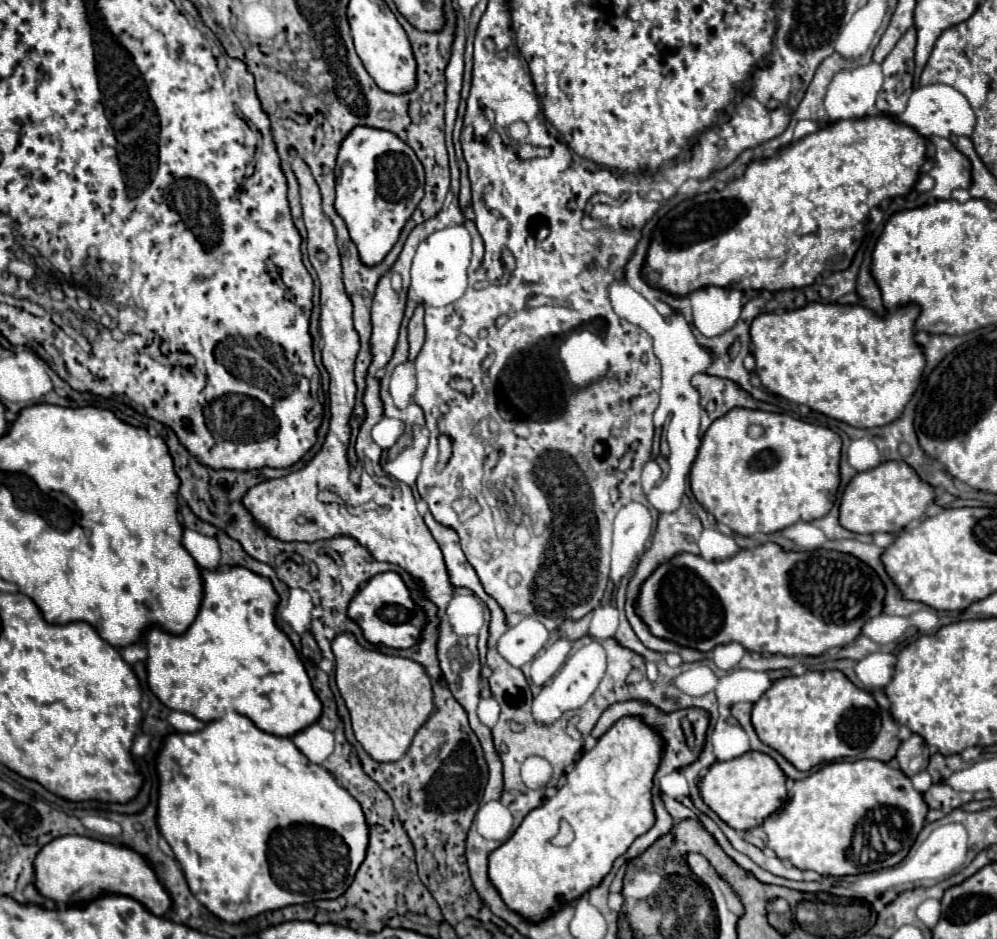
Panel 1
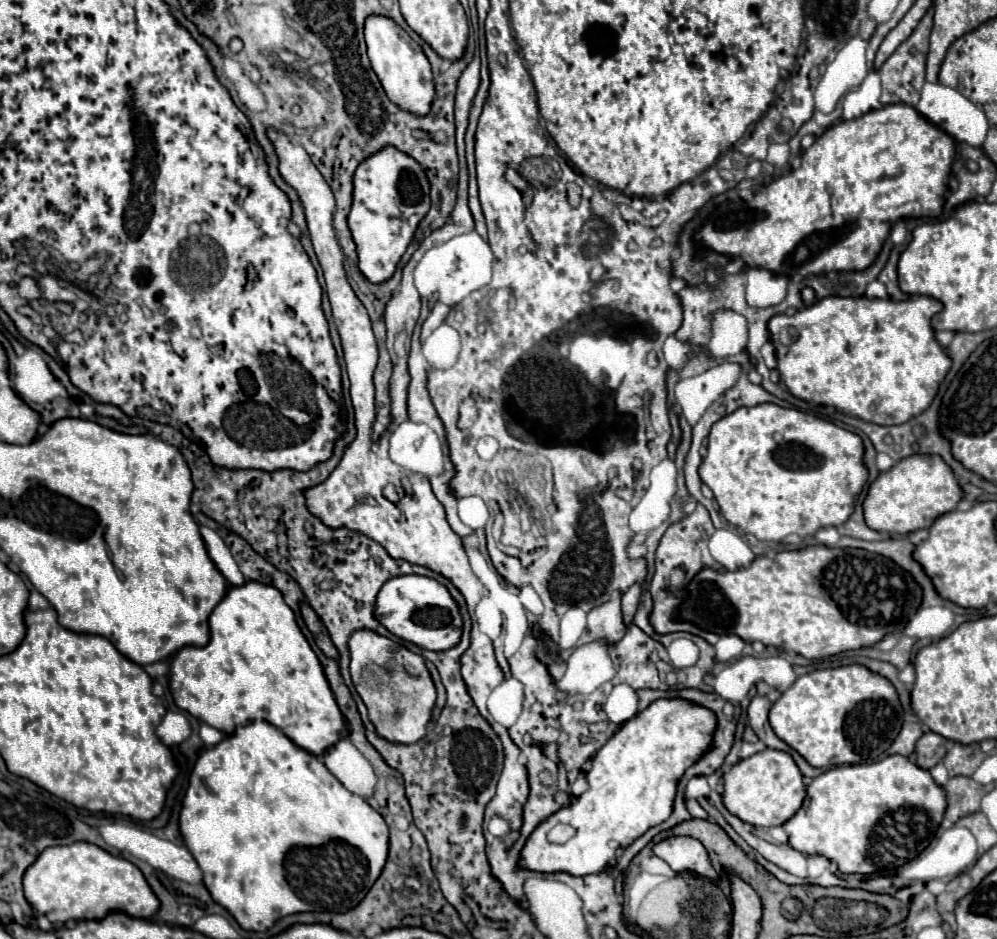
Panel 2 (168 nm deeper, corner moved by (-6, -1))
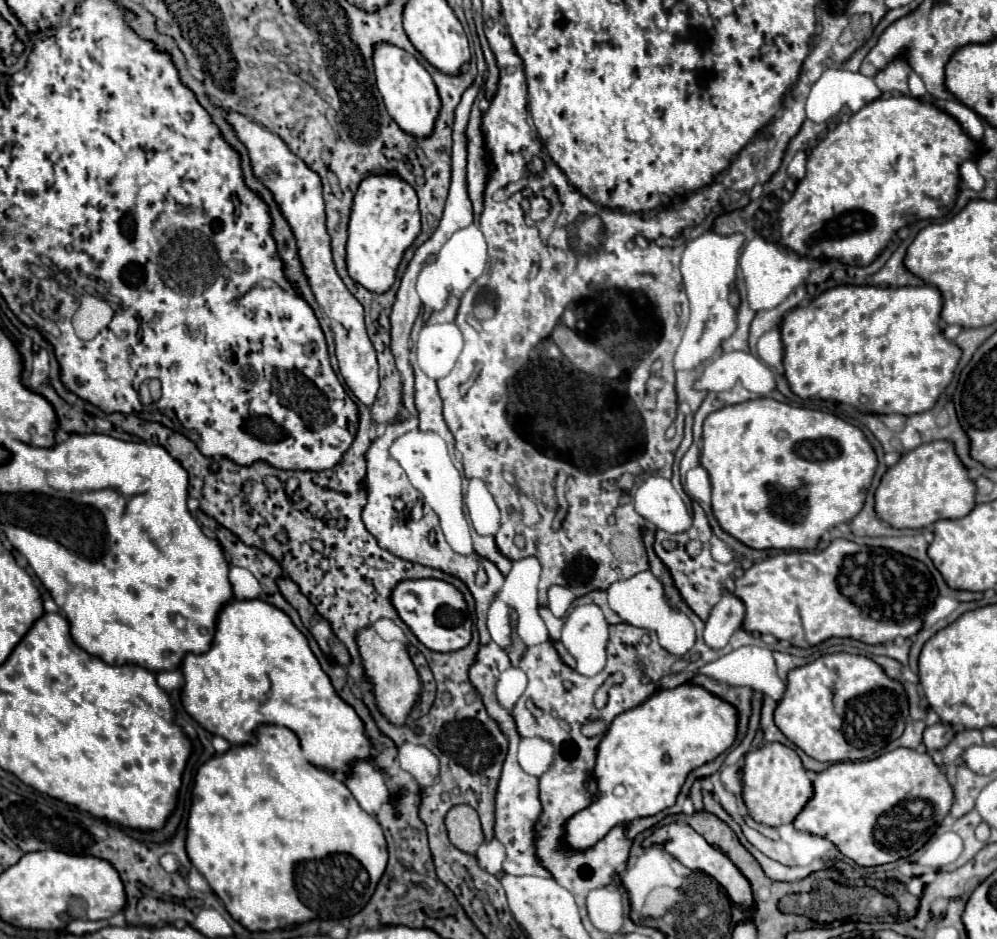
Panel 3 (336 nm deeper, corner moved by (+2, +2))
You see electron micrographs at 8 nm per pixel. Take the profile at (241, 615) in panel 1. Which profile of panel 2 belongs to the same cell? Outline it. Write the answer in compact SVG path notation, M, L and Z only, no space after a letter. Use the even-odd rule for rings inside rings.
M248 580L242 586L230 586L210 614L208 624L210 640L206 646L184 646L170 660L168 680L178 708L214 726L222 734L232 734L244 720L266 720L276 728L282 728L282 732L286 732L294 744L314 756L320 756L346 736L346 722L332 696L324 670L300 632L294 612L282 600L282 594L276 588L258 584L254 580Z

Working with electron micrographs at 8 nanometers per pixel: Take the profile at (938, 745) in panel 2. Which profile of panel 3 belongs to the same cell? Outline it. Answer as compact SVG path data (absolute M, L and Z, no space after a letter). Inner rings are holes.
M936 723L932 727L926 727L924 731L924 745L928 751L934 751L934 749L944 749L952 737L956 735L956 729L948 723Z

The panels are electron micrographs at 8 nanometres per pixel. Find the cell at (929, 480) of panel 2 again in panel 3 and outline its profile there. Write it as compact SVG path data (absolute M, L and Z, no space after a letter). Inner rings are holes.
M932 441L912 449L892 465L876 489L876 513L898 529L922 529L940 519L966 517L976 505L976 485L950 441Z

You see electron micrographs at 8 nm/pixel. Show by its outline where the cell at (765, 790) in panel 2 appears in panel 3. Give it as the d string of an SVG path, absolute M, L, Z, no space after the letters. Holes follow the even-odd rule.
M768 743L766 747L748 753L742 771L744 771L742 797L748 807L748 813L754 821L770 827L792 823L814 793L812 781L808 779L808 771L804 769L802 759L794 749L782 743Z

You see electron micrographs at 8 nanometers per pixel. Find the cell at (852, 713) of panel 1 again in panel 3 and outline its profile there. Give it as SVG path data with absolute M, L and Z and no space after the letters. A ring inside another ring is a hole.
M852 653L824 655L788 673L786 693L776 707L776 727L802 751L818 761L872 759L902 735L908 719L908 695L900 681L890 679L884 669Z

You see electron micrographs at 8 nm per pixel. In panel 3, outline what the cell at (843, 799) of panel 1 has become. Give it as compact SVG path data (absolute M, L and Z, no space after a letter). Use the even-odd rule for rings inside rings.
M894 749L870 761L834 763L814 779L814 797L794 819L798 831L830 839L846 857L874 867L918 851L954 803L952 785L930 753Z

